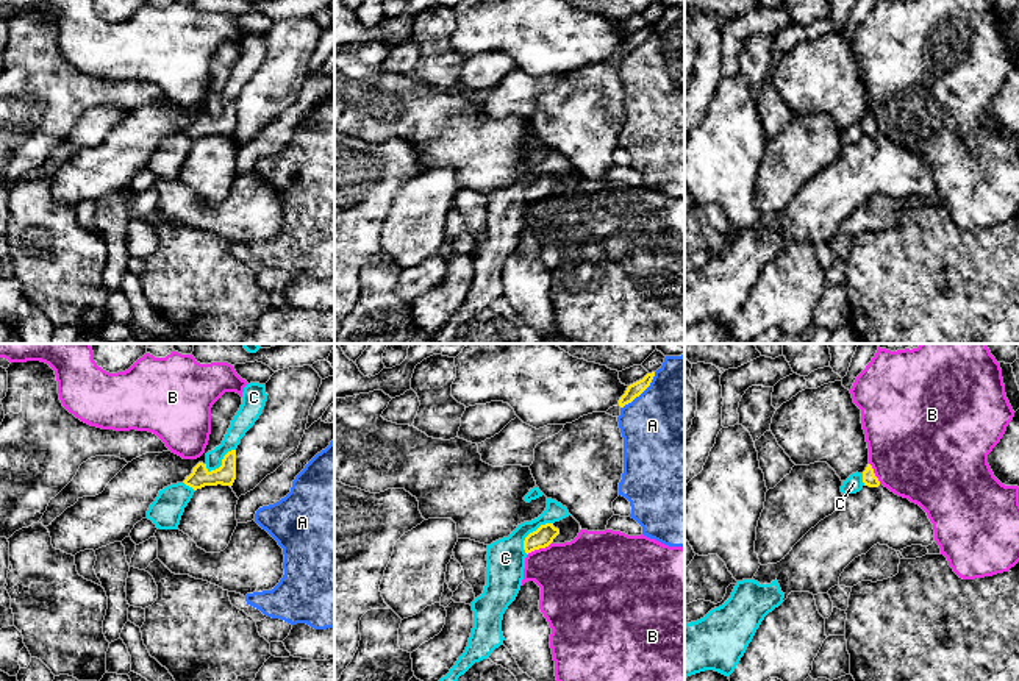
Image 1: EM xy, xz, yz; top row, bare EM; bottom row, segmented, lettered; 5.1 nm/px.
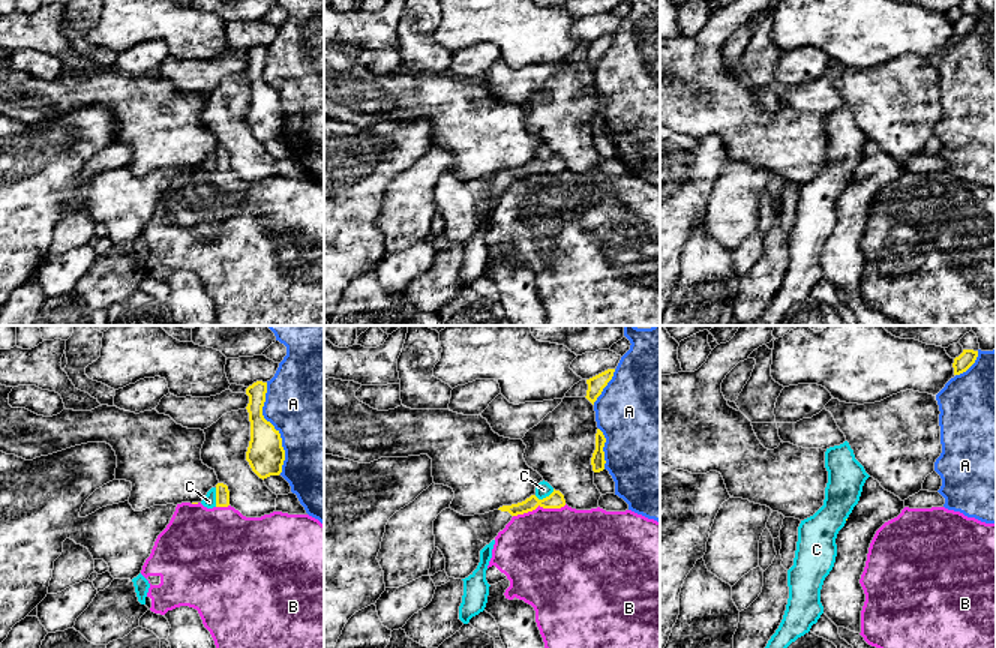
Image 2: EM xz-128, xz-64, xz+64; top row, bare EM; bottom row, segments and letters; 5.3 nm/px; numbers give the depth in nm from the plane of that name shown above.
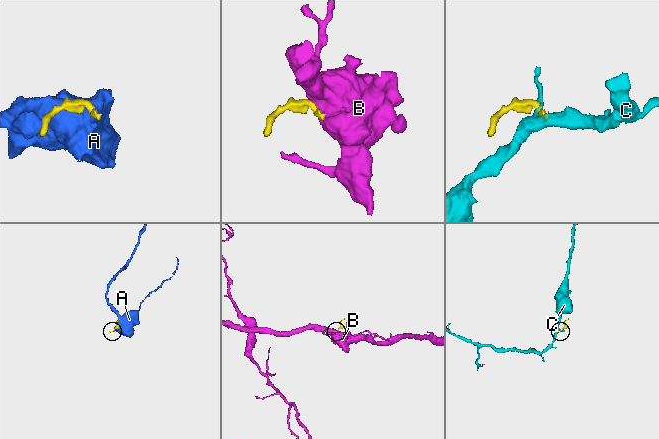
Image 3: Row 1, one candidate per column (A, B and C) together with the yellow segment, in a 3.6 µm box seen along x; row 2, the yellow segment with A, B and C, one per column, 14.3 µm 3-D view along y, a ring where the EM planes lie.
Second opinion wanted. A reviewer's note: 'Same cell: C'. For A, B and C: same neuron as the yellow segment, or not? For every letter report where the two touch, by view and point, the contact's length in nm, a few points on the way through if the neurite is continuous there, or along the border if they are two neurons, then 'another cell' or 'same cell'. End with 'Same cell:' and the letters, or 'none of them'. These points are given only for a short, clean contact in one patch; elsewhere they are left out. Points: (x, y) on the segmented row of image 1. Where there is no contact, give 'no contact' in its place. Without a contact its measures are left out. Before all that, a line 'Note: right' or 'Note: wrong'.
Note: wrong
A: contact xz (641, 392); length 260 nm; another cell
B: contact xz (538, 549); length 140 nm; border xz (550, 542), (527, 555); another cell
C: contact xz (530, 533); length 220 nm; another cell
Same cell: none of them

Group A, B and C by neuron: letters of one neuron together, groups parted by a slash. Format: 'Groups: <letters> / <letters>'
Groups: A / B / C

